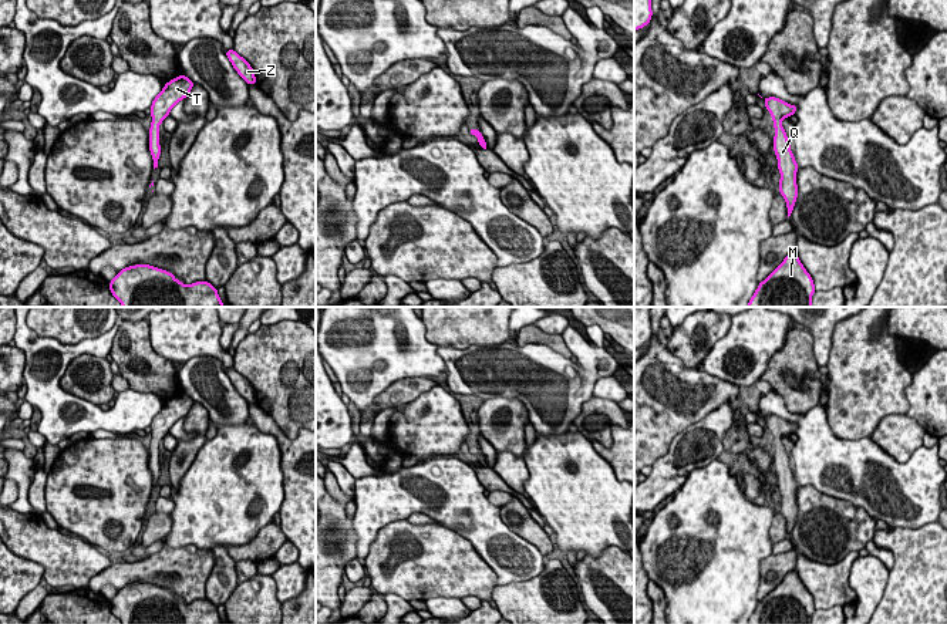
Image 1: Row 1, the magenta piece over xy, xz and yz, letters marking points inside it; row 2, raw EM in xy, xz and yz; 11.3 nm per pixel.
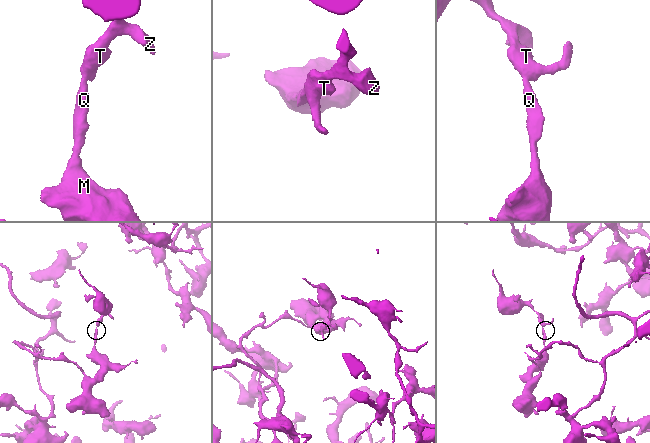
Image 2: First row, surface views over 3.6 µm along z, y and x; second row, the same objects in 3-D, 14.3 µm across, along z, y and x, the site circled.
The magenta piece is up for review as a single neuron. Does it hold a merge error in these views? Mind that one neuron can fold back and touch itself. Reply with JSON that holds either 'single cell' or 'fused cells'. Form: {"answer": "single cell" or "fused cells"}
{"answer": "single cell"}

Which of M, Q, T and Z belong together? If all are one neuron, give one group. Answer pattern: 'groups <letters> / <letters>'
groups M Q T Z

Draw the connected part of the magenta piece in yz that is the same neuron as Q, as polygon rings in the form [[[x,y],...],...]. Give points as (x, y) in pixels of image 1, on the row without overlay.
[[[768,415],[762,418],[774,439],[774,446],[775,446],[774,470],[776,473],[778,488],[781,492],[779,512],[786,519],[786,527],[789,536],[798,516],[796,490],[799,485],[795,479],[795,473],[791,469],[789,458],[786,455],[786,451],[781,439],[783,436],[795,434],[798,425],[791,424],[776,415]]]

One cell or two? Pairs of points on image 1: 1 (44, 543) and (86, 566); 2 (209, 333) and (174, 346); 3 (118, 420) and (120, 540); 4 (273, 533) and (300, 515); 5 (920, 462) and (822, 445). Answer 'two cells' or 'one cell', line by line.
1: one cell
2: one cell
3: two cells
4: two cells
5: one cell

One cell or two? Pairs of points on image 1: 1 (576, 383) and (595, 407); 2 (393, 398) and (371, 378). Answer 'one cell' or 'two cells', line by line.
1: two cells
2: two cells

